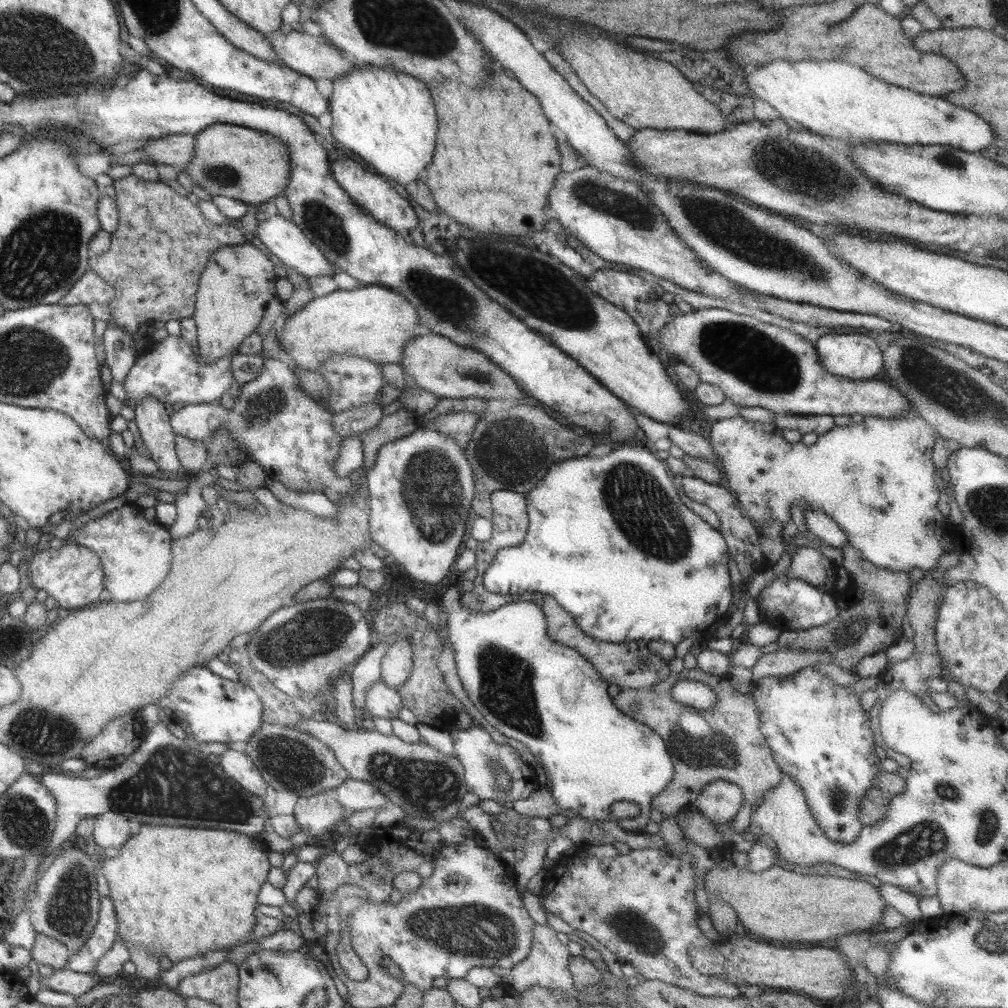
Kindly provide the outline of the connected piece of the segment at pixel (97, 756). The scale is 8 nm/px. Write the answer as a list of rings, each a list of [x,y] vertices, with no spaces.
[[[140,709],[111,719],[101,732],[83,746],[79,758],[91,770],[108,770],[119,766],[135,752],[147,732],[141,725]]]

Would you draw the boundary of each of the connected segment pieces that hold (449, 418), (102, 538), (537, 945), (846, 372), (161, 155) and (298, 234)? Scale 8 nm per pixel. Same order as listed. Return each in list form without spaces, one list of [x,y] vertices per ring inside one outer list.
[[[455,412],[445,416],[437,416],[424,424],[424,429],[435,430],[455,440],[459,449],[465,449],[467,442],[478,422],[473,412]]]
[[[133,503],[89,520],[70,533],[69,540],[93,550],[103,566],[103,586],[117,602],[133,602],[153,592],[171,566],[171,536],[154,520],[149,522]]]
[[[534,923],[532,931],[532,944],[529,953],[520,963],[512,966],[511,969],[501,974],[501,982],[509,983],[515,991],[521,993],[533,985],[548,989],[559,989],[568,991],[573,987],[572,976],[567,970],[567,963],[570,957],[567,945],[561,944],[556,938],[556,932],[548,926]]]
[[[825,333],[825,336],[817,338],[814,342],[817,355],[821,359],[821,366],[825,371],[846,379],[872,379],[882,367],[882,352],[879,351],[875,340],[871,336],[861,333],[854,334],[832,334]]]
[[[183,133],[147,138],[143,152],[154,164],[159,162],[182,170],[193,159],[194,140],[193,136]]]
[[[267,216],[265,220],[257,222],[255,236],[264,244],[264,246],[274,254],[285,266],[293,268],[297,274],[307,278],[315,276],[332,276],[336,268],[332,268],[331,263],[325,259],[323,253],[313,244],[304,232],[291,220],[285,220],[283,216]]]

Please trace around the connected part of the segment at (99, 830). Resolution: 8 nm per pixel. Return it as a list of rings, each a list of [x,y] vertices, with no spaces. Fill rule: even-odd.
[[[105,812],[93,819],[92,836],[101,849],[111,847],[120,849],[129,838],[129,820],[116,812]]]

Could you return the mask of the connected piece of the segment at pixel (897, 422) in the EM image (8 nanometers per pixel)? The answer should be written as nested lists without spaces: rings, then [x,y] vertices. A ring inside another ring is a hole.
[[[911,410],[905,417],[865,417],[860,424],[852,423],[850,426],[835,426],[832,430],[825,432],[825,434],[819,435],[811,446],[805,446],[801,441],[796,443],[787,442],[787,440],[783,439],[782,430],[775,427],[772,423],[748,422],[737,415],[716,421],[711,426],[709,442],[714,455],[718,459],[719,469],[725,474],[723,478],[727,482],[727,488],[737,496],[736,500],[745,518],[753,522],[758,528],[761,528],[765,522],[771,520],[777,520],[784,526],[789,516],[791,516],[791,513],[789,513],[791,504],[801,502],[803,508],[819,508],[826,515],[829,515],[837,524],[837,527],[846,535],[847,542],[853,548],[857,548],[865,560],[875,564],[875,566],[887,568],[887,570],[903,570],[903,572],[909,572],[912,568],[931,571],[937,566],[939,557],[944,552],[941,546],[941,535],[946,534],[946,526],[950,523],[947,517],[942,515],[939,509],[937,509],[940,490],[938,490],[937,484],[935,484],[933,479],[935,468],[931,461],[931,449],[935,444],[935,434],[914,410]]]

